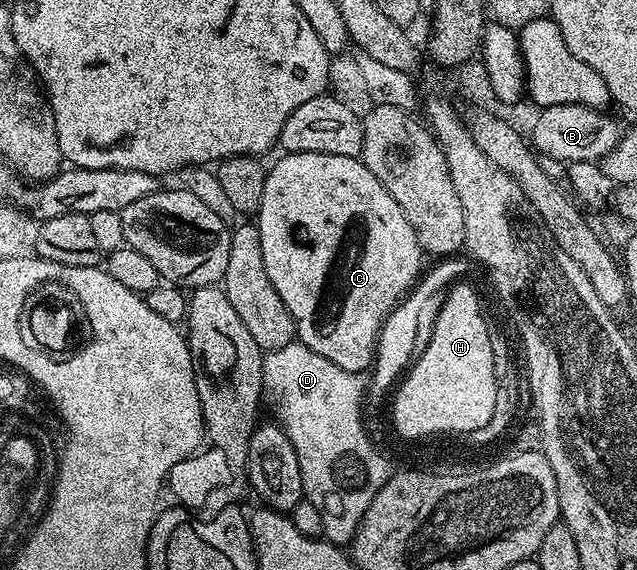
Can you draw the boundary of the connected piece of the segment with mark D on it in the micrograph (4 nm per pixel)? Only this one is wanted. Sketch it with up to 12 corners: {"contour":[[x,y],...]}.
{"contour":[[294,340],[264,387],[324,537],[347,546],[384,481],[365,374]]}

